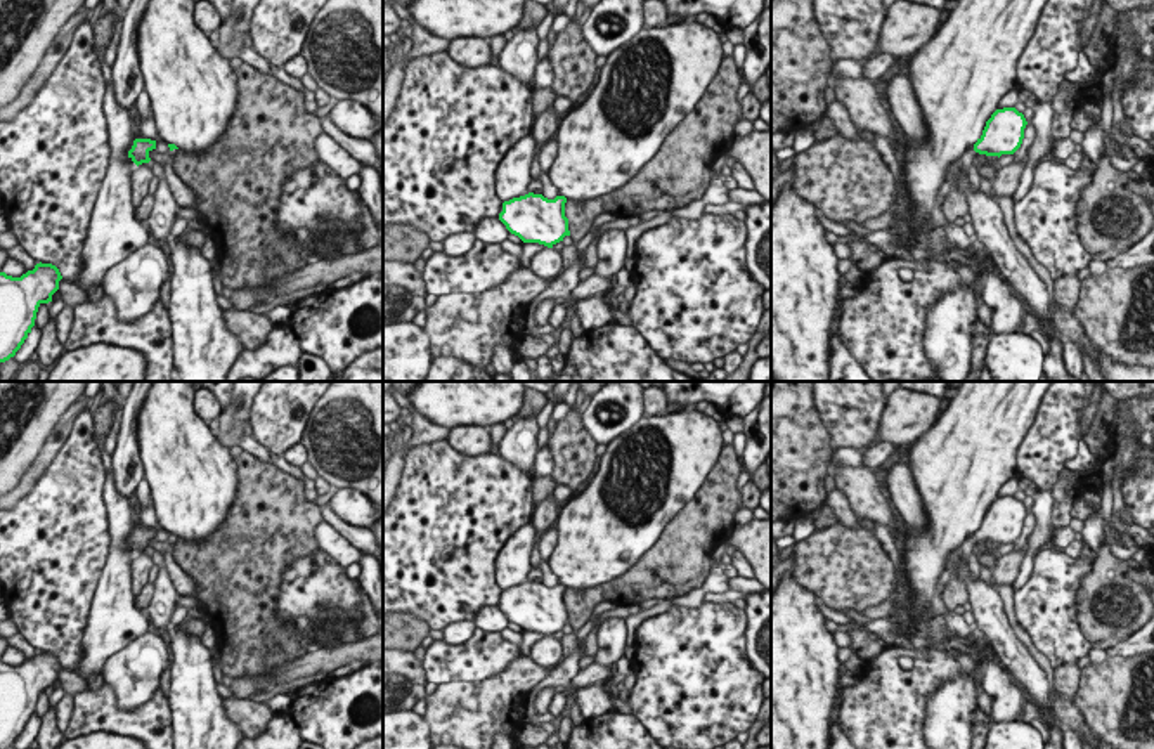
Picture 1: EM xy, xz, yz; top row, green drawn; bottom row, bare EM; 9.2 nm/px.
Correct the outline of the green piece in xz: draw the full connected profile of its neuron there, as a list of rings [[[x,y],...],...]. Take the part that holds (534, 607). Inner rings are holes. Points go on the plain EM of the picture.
[[[528,581],[504,589],[499,609],[523,631],[539,631],[553,636],[565,624],[570,624],[565,591],[565,584],[548,588],[542,583]]]

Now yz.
[[[1015,496],[996,498],[986,510],[982,524],[974,534],[962,543],[962,557],[969,562],[969,555],[976,543],[1002,544],[1014,543],[1024,527],[1028,510]]]

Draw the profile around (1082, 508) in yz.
[[[1085,498],[1073,503],[1071,515],[1073,518],[1079,518],[1083,522],[1093,517],[1104,520],[1100,503],[1088,501]]]

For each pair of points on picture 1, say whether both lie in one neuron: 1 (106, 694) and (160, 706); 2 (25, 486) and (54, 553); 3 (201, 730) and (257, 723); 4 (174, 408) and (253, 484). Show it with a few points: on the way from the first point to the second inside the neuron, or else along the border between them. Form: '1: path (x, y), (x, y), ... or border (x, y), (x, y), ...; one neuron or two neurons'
1: path (115, 709), (122, 716), (144, 716); one neuron
2: border (52, 462), (18, 505); two neurons
3: border (224, 699), (226, 711), (243, 730); two neurons
4: border (231, 448), (238, 463), (238, 494), (233, 508); two neurons

